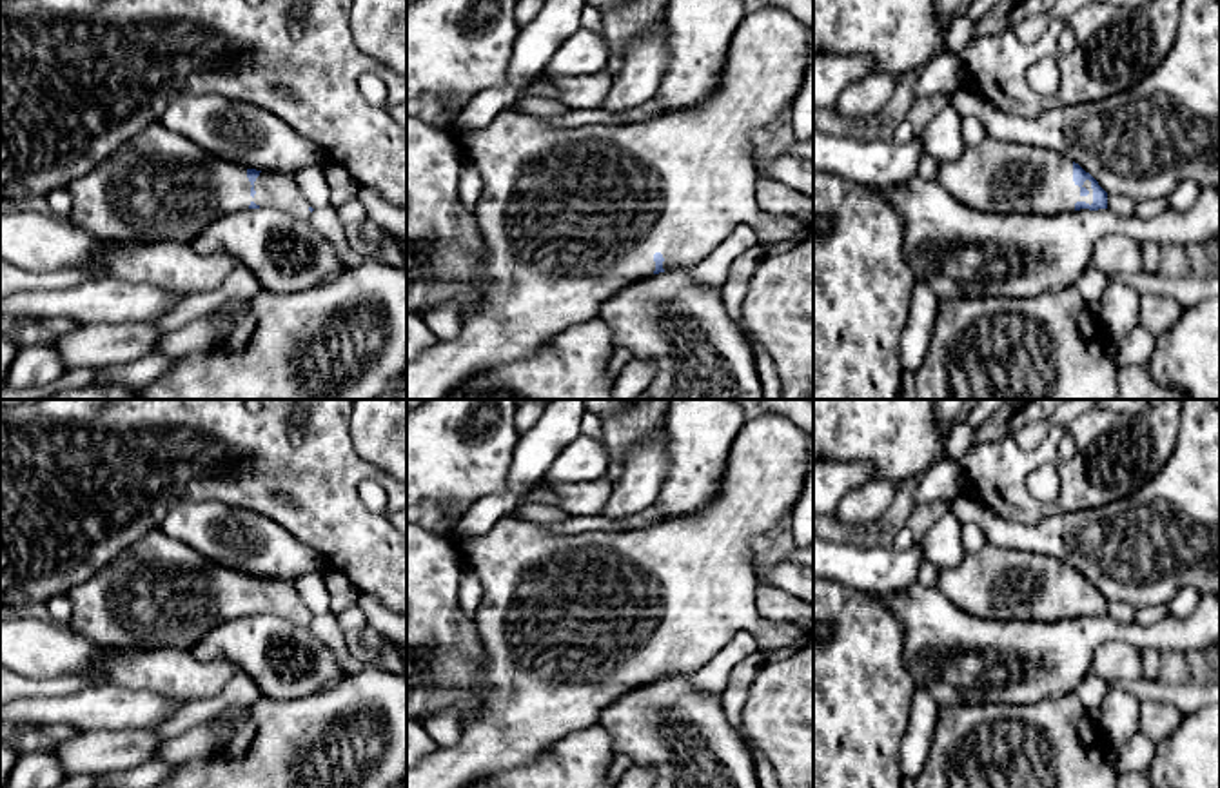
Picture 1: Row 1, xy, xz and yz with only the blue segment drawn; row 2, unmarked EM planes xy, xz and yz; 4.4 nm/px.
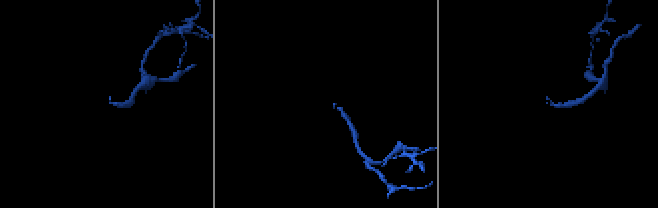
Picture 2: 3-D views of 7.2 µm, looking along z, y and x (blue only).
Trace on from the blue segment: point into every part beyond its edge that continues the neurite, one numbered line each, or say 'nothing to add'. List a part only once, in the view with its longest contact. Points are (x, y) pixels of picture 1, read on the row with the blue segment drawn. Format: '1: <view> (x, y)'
1: yz (993, 177)

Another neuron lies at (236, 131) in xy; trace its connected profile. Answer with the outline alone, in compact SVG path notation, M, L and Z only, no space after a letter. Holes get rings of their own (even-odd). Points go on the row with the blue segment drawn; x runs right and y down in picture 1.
M182 94L162 113L172 133L220 160L294 174L325 162L323 151L265 107L218 94Z

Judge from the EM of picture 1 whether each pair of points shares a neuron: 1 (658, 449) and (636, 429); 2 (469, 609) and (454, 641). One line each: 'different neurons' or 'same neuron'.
1: different neurons
2: different neurons

